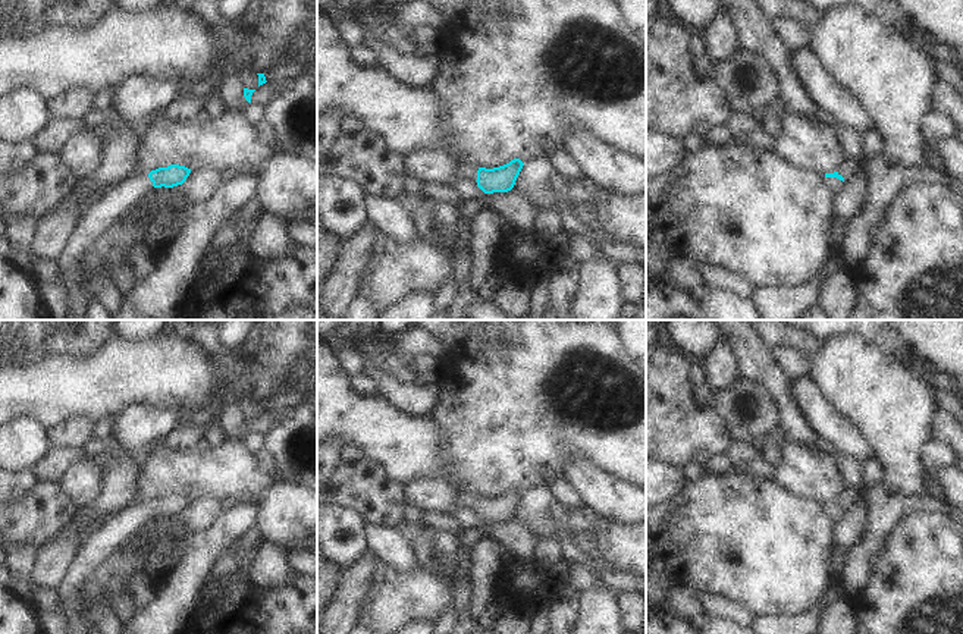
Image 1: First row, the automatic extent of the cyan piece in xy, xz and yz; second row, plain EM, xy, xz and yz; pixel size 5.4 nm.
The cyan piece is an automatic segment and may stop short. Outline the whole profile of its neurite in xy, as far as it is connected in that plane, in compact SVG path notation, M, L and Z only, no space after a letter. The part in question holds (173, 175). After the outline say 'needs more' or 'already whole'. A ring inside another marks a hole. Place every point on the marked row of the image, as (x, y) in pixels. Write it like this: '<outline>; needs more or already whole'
M179 164L159 167L150 173L135 172L109 188L98 201L90 205L57 260L59 272L65 276L69 291L69 320L84 320L87 310L87 299L76 276L76 266L85 249L116 222L128 216L132 205L150 191L182 185L189 173L191 169Z; needs more

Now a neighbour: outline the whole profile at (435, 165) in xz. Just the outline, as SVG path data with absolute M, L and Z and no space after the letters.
M426 148L407 157L407 167L424 181L452 185L459 161L443 148Z

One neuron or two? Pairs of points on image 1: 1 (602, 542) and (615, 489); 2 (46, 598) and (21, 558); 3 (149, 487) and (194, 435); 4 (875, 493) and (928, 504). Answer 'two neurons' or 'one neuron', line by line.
1: two neurons
2: one neuron
3: two neurons
4: one neuron

